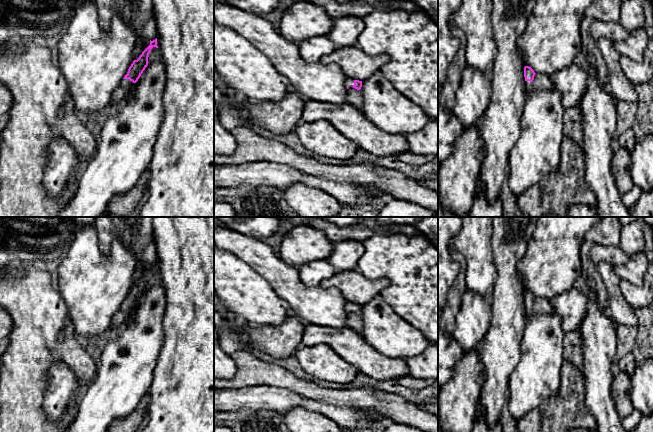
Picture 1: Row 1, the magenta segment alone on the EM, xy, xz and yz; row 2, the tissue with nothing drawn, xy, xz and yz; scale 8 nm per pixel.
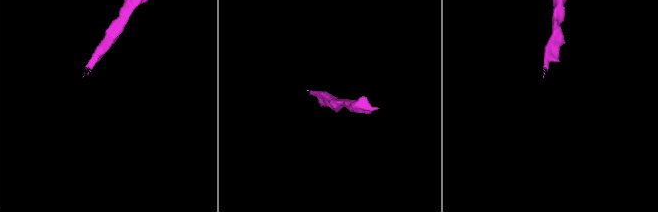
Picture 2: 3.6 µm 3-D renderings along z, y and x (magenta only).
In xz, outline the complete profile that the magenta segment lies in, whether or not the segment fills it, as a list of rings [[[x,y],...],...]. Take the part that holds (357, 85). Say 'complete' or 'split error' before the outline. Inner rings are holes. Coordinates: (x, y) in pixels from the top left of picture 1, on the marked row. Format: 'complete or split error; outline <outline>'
split error; outline [[[346,79],[345,85],[347,87],[347,101],[352,106],[361,109],[362,107],[362,94],[359,90],[362,87],[362,81]]]

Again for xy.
split error; outline [[[157,38],[153,41],[150,40],[150,45],[142,52],[137,60],[134,60],[128,69],[127,74],[122,79],[120,85],[114,91],[111,101],[118,103],[127,98],[128,93],[132,91],[135,83],[140,78],[141,74],[148,66],[148,57],[153,47],[158,48]]]

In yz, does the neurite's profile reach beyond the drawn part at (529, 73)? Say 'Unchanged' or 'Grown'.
Grown

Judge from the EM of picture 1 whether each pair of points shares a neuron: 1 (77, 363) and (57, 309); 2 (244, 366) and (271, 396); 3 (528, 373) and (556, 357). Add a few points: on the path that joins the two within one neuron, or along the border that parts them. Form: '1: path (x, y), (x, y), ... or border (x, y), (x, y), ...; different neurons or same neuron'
1: path (63, 350), (54, 341), (54, 323); same neuron
2: path (254, 376), (260, 382), (269, 383), (272, 386); same neuron
3: path (535, 370), (549, 357); same neuron

